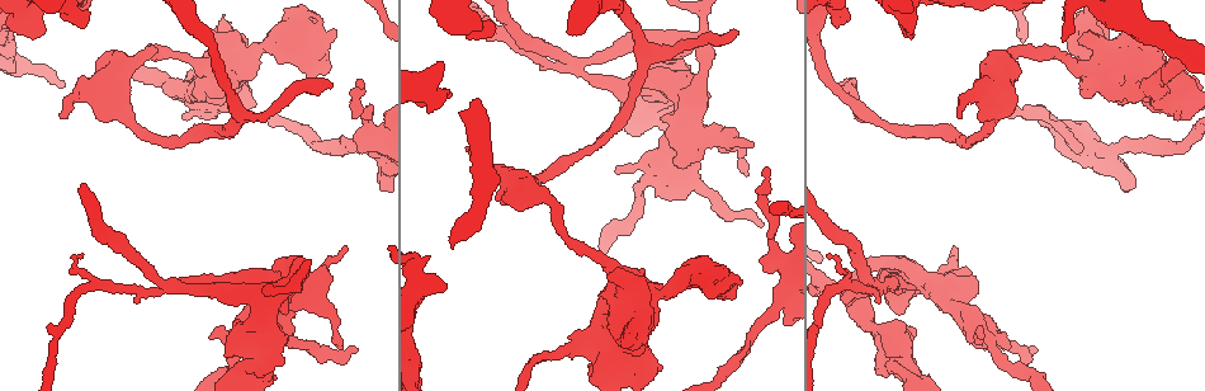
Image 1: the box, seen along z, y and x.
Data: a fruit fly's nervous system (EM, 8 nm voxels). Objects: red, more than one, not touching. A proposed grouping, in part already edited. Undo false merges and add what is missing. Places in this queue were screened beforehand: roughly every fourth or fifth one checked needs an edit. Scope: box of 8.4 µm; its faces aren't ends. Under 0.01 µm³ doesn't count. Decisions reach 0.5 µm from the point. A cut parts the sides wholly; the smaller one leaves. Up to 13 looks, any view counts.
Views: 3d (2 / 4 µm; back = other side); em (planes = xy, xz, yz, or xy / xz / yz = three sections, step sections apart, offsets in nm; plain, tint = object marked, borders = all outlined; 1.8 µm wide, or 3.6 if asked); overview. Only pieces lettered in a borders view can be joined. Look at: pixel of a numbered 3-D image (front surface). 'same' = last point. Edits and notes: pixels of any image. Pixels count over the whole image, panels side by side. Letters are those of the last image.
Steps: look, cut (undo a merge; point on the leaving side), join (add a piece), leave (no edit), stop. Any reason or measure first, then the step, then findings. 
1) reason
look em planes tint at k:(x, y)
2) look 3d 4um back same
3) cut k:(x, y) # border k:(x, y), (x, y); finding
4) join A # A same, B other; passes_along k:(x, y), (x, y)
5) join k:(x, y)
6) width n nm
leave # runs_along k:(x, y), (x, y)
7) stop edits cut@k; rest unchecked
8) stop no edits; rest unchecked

stops while still wide
look em xz step 8 borders at 1:(759, 260)

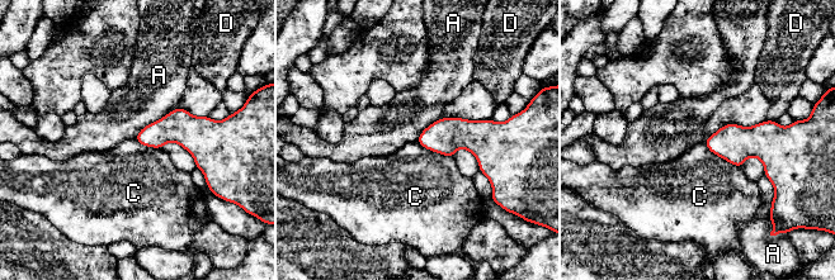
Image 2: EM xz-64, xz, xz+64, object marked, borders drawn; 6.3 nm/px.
leave # A other, C other, D other; border 2:(173, 108), (146, 124), (135, 138); none of them fits

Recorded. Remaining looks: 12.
an open end
look em 3.6um planes borders at 1:(239, 35)

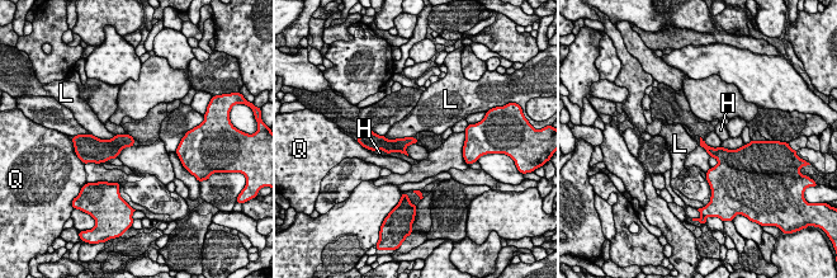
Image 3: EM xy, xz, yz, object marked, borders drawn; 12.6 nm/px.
leave # H other, L other, Q other; border 3:(384, 135), (387, 138), (414, 136); no lettered piece goes on from it

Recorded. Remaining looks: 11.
sudden change in width
look 3d 4um at 1:(658, 172)

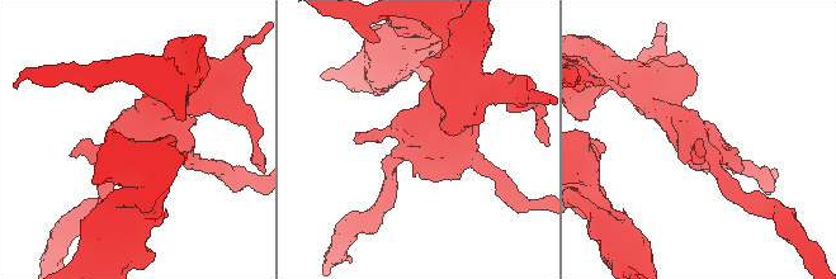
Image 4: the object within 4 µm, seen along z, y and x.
look em 3.6um yz step 16 tint at 4:(417, 137)

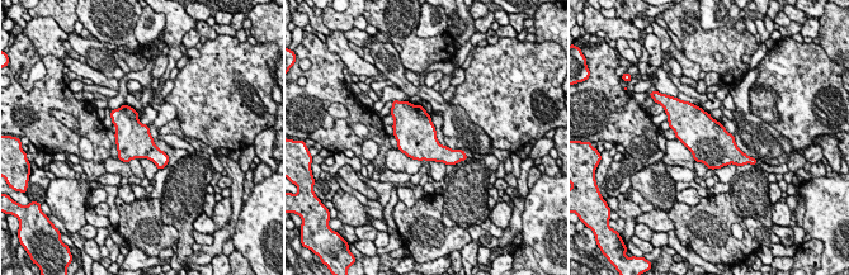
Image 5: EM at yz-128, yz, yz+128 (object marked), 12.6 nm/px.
another direction
look em 3.6um planes borders same

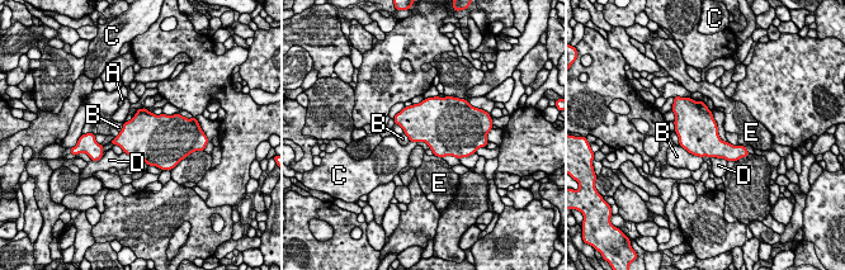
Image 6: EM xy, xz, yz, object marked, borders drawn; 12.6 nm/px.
leave # A other, B other, C other, D other, E other; border 6:(410, 141), (416, 142); continuous, no second neuron

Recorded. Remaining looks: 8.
stops while still wide
look 3d 4um at 1:(900, 355)

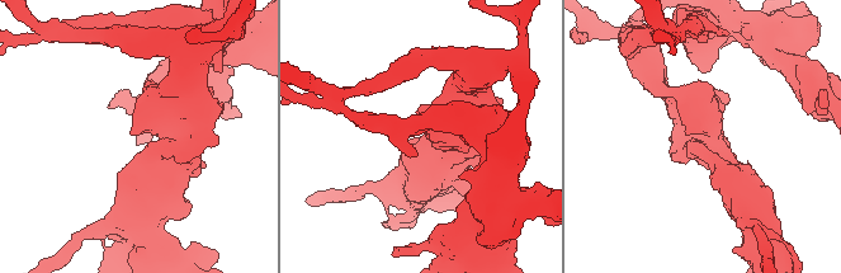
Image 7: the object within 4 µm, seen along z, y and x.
look em planes tint at 7:(136, 130)

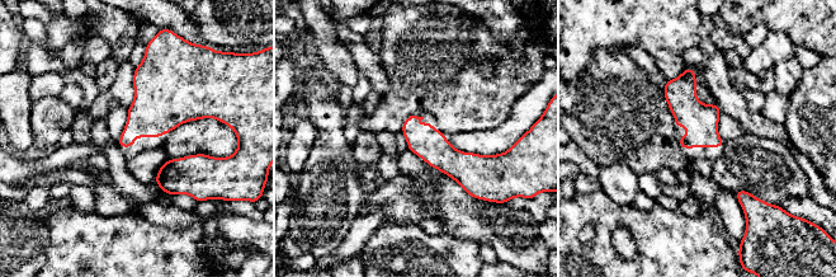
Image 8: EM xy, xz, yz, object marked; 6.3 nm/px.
look em planes borders same

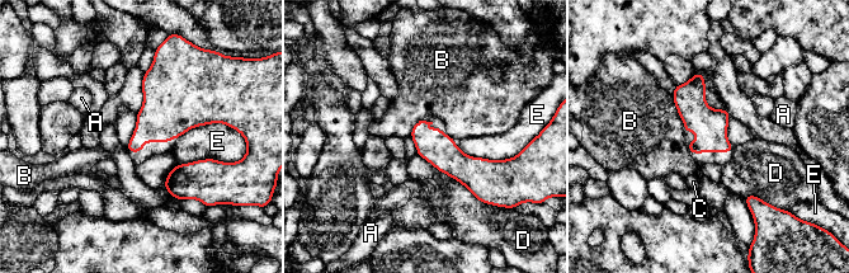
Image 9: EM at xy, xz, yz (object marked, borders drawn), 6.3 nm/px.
width 220 nm
leave # A other, B other, C other, D other, E other; runs_along 9:(414, 132), (462, 168), (496, 168); none of them fits

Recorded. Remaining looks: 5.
look 3d 4um at 1:(168, 291)

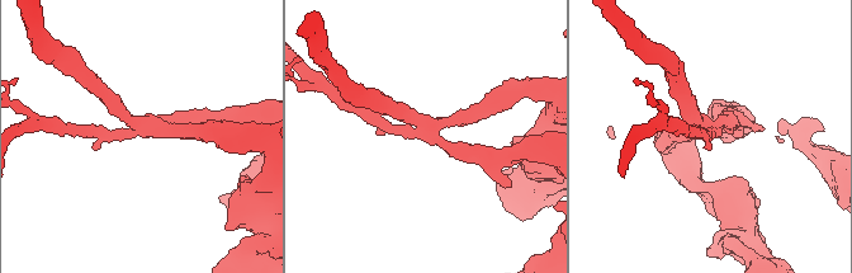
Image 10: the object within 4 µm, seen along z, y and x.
arms 3; arm_widths 180, 240, 240 nm
look em planes borders at 10:(141, 126)

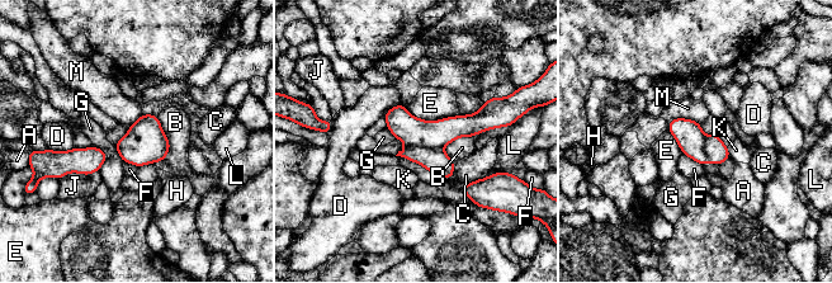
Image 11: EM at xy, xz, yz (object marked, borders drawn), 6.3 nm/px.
leave # A other, B other, C other, D other, E other, F other, G other, H other, J other, K other, L other, M other; runs_along 11:(388, 116), (410, 130), (490, 122); continuous, no second neuron

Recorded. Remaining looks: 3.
stop no edits; rest unchecked

